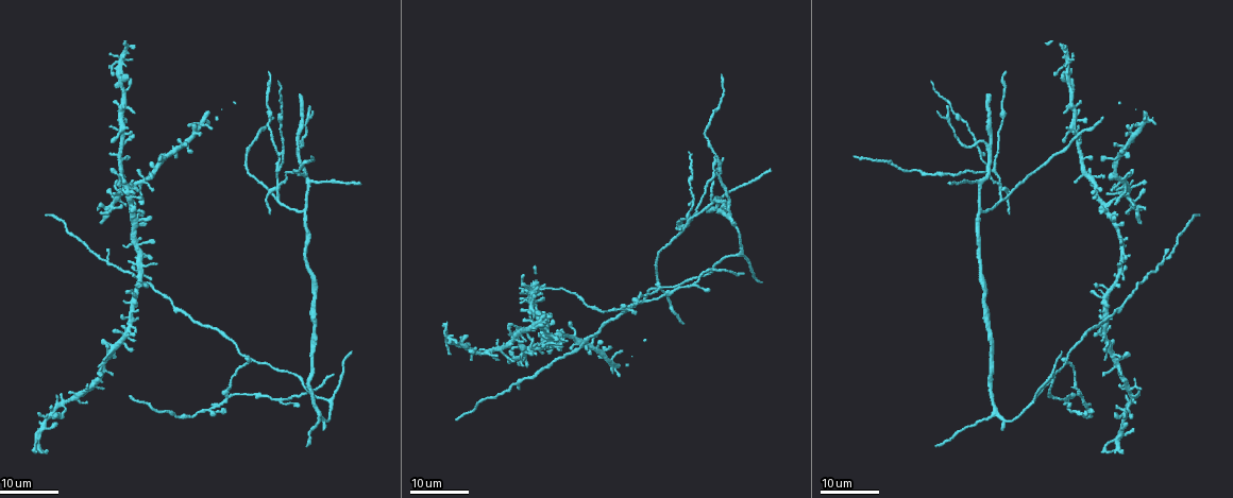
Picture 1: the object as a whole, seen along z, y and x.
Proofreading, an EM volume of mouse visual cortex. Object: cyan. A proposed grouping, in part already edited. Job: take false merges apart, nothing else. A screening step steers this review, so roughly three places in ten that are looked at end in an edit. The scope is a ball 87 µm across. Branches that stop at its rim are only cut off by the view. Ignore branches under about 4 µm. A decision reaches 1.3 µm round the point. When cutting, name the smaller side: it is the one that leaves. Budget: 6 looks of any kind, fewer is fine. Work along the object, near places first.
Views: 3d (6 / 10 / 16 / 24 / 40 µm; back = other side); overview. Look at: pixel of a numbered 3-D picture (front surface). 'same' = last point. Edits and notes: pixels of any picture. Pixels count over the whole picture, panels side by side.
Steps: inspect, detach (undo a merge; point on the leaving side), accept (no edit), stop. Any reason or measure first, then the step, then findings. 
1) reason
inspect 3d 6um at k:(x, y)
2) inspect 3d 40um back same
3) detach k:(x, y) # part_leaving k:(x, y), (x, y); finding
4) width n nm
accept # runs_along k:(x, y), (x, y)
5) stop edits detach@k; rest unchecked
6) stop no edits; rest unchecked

three arms meet
inspect 3d 16um at 1:(250, 361)

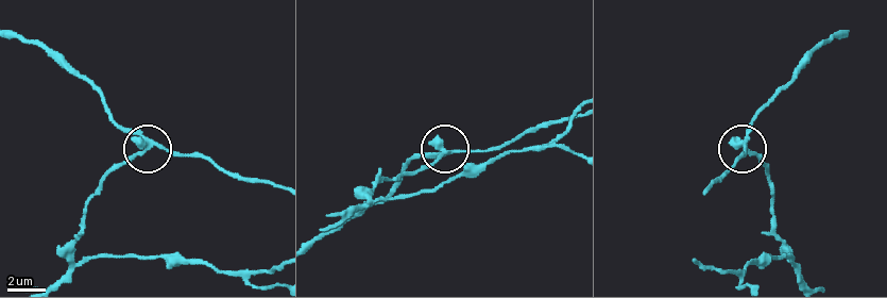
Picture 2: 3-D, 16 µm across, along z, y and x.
inspect 3d 6um at 2:(438, 146)

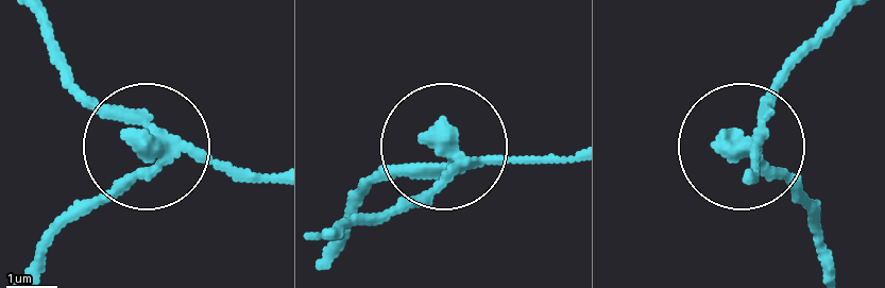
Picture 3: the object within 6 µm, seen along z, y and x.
arms 3
detach 3:(120, 193) # part_leaving 3:(164, 151), (80, 209), (37, 273); two cells meet here

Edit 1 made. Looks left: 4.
inspect overview

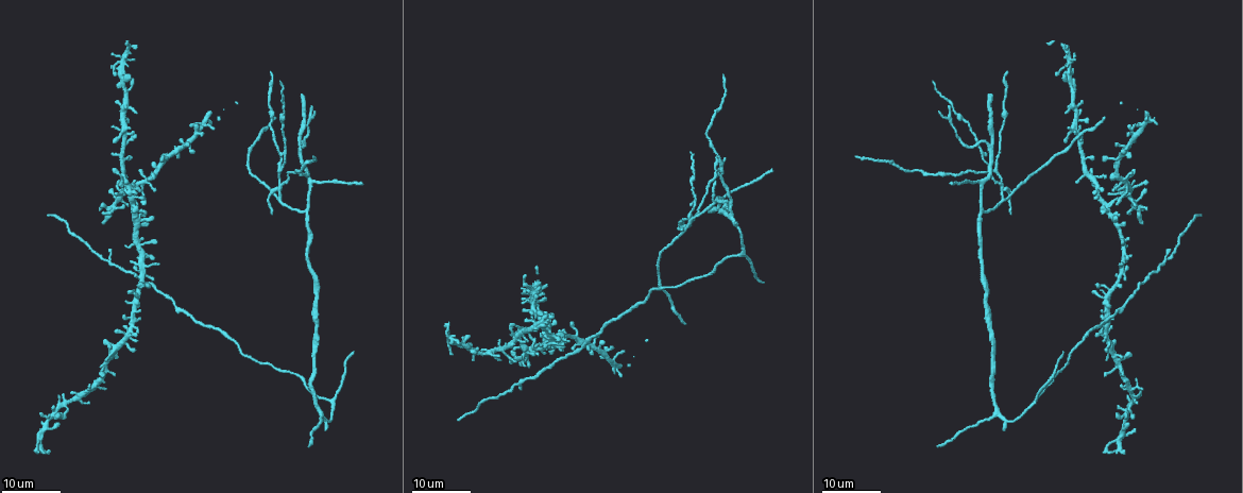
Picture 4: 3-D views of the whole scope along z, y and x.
inspect 3d 24um at 4:(303, 210)

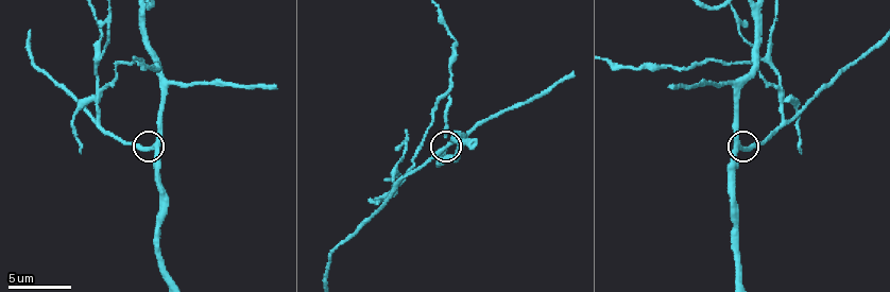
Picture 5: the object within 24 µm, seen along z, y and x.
inspect 3d 10um at 5:(150, 149)

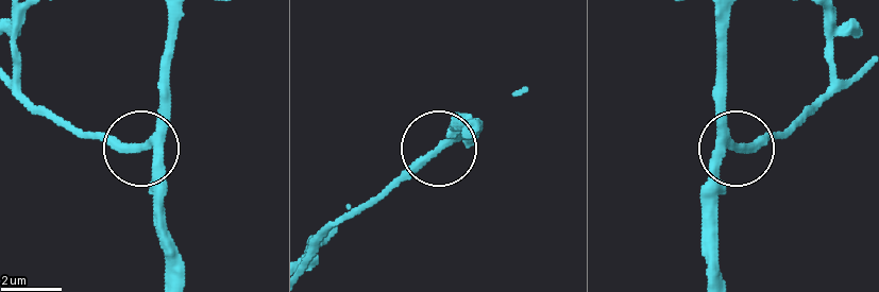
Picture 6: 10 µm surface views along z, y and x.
accept # runs_along 6:(163, 279), (163, 173), (146, 148), (163, 97), (163, 53); one cell here

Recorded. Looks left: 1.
stop edits detach@3; rest unchecked

